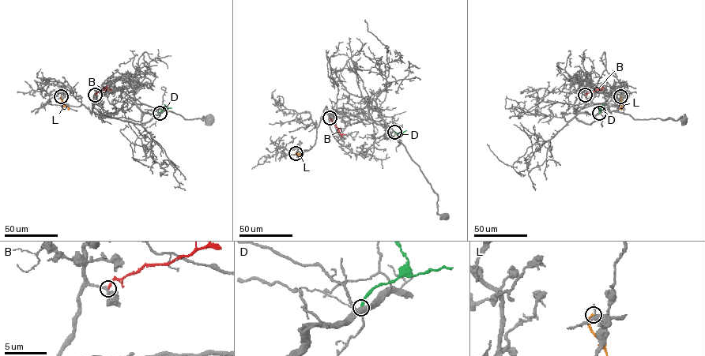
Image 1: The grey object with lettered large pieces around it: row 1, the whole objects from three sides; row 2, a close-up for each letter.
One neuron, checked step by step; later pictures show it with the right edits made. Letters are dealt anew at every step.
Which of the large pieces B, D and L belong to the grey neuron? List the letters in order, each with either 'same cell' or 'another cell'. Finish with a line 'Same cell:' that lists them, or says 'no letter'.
B: another cell
D: another cell
L: another cell
Same cell: no letter

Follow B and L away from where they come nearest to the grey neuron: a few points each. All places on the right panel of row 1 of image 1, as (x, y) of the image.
B: (585, 95), (601, 89)
L: (620, 96), (622, 105), (620, 109)

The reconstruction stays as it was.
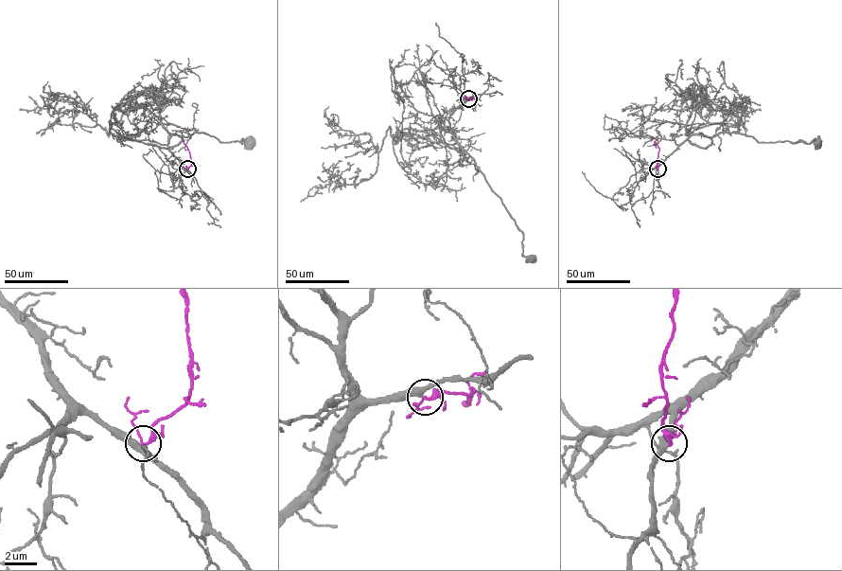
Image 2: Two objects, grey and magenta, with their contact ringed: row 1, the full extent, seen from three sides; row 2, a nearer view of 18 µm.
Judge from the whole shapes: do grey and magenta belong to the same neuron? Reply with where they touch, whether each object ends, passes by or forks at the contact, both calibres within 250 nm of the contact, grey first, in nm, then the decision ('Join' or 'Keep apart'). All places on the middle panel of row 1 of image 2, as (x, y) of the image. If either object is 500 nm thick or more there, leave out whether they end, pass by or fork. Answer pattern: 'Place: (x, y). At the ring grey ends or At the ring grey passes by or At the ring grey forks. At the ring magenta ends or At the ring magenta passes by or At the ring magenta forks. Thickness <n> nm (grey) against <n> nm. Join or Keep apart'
Place: (468, 98). At the ring grey passes by. At the ring magenta passes by. Thickness 380 nm (grey) against 190 nm. Join

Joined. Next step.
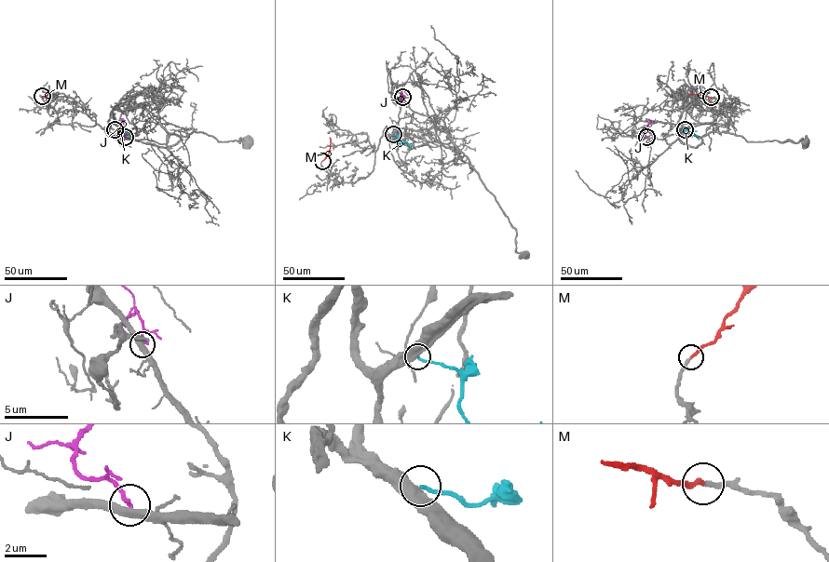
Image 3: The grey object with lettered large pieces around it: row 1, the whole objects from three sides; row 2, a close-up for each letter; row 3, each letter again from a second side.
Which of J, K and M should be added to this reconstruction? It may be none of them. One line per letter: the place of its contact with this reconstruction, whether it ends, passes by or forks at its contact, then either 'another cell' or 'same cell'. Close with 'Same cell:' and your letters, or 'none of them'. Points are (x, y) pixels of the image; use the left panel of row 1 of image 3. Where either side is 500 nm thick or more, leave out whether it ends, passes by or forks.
J: contact (125, 137); it ends; another cell
K: contact (115, 129); another cell
M: contact (42, 96); it ends; same cell
Same cell: M

